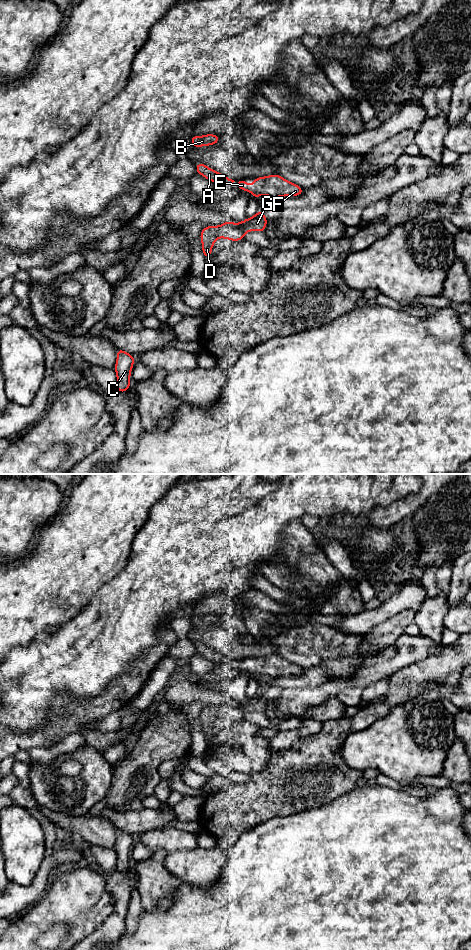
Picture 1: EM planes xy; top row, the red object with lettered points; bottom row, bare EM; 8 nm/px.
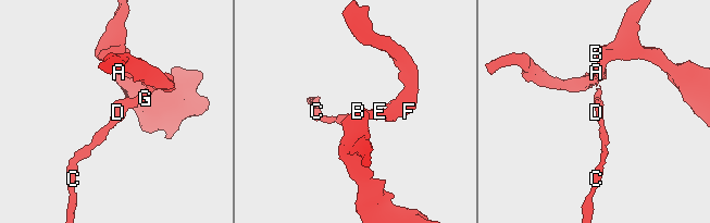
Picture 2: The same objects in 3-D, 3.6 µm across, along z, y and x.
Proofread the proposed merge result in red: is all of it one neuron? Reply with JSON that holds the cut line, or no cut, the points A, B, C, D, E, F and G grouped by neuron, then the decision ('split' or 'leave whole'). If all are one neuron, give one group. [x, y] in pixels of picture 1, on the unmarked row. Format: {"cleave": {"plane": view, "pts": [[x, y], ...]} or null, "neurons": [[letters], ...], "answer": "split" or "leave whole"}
{"cleave": {"plane": "xy", "pts": [[257, 674], [253, 675]]}, "neurons": [["A", "B", "E", "F"], ["C", "D", "G"]], "answer": "split"}

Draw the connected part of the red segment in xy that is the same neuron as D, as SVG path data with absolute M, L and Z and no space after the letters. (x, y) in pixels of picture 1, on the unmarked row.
M257 691L251 698L246 698L243 702L232 703L227 700L219 706L206 706L200 713L202 722L202 731L205 739L212 734L212 727L218 718L224 718L231 721L243 720L248 711L265 711L268 700L265 698L265 691Z

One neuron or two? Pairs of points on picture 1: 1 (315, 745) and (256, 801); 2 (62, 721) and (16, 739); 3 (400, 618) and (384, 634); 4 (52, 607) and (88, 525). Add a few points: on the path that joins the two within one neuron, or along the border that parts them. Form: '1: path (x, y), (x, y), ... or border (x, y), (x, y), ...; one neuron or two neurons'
1: path (301, 760), (271, 790); one neuron
2: path (51, 730), (37, 739), (27, 739); one neuron
3: path (396, 622), (388, 630); one neuron
4: path (52, 587), (52, 581), (84, 545); one neuron

